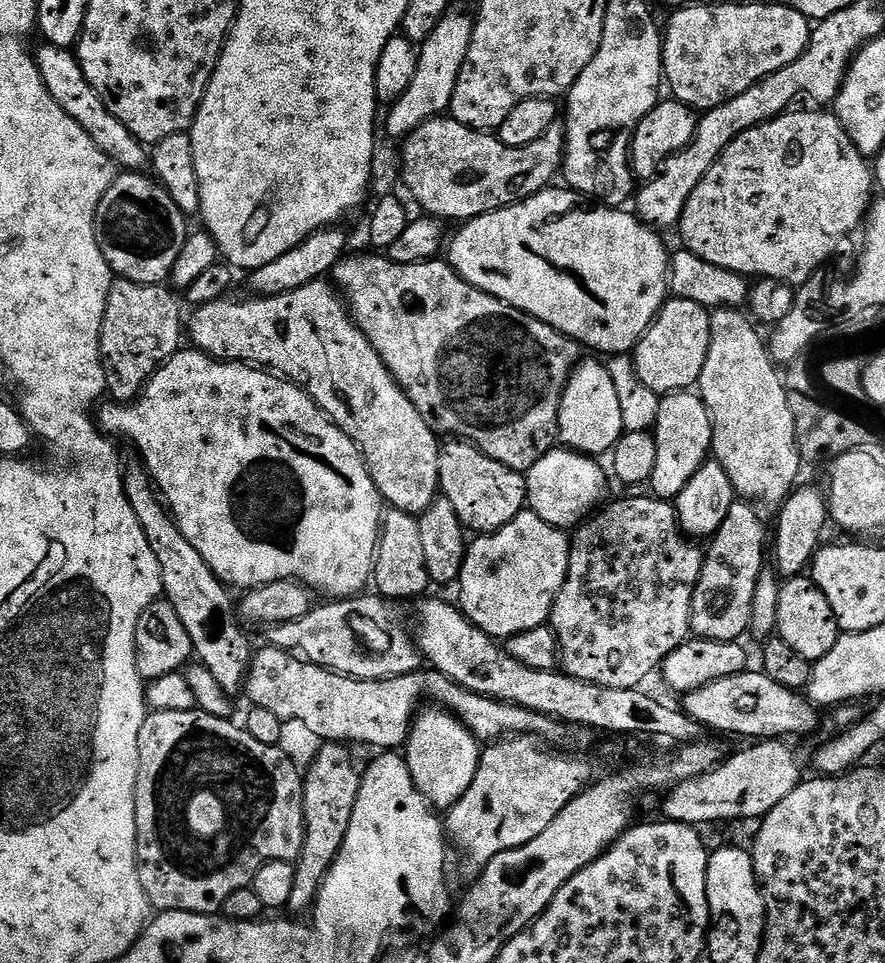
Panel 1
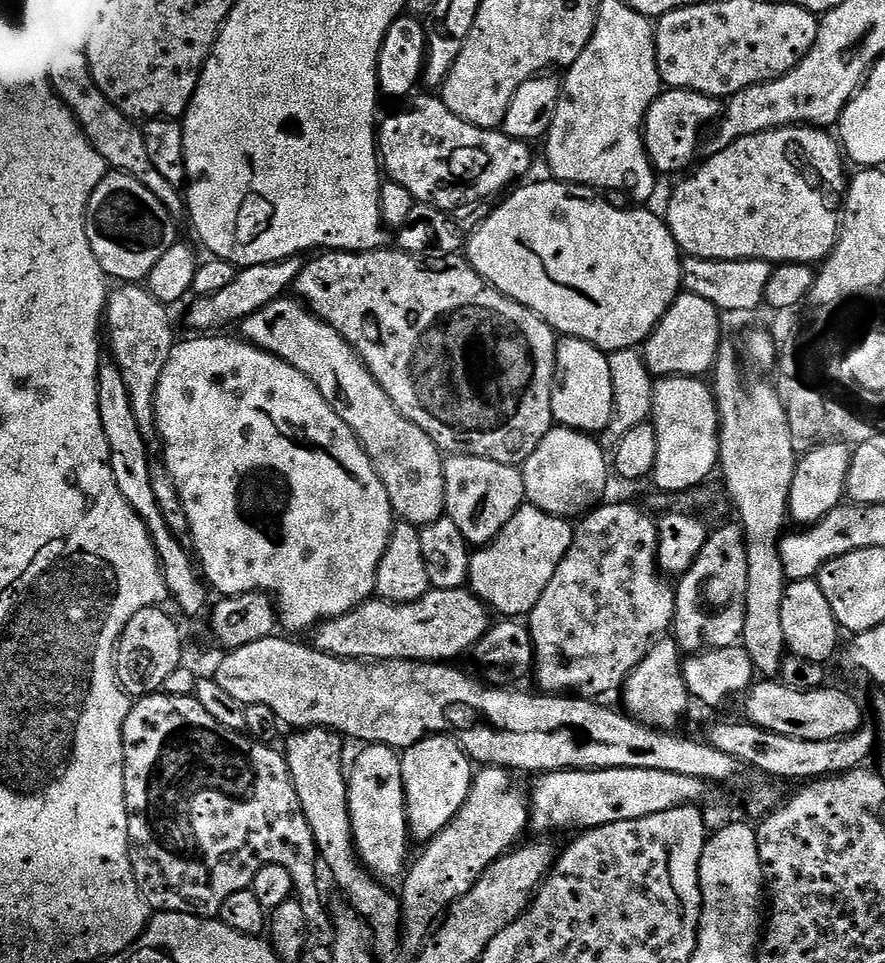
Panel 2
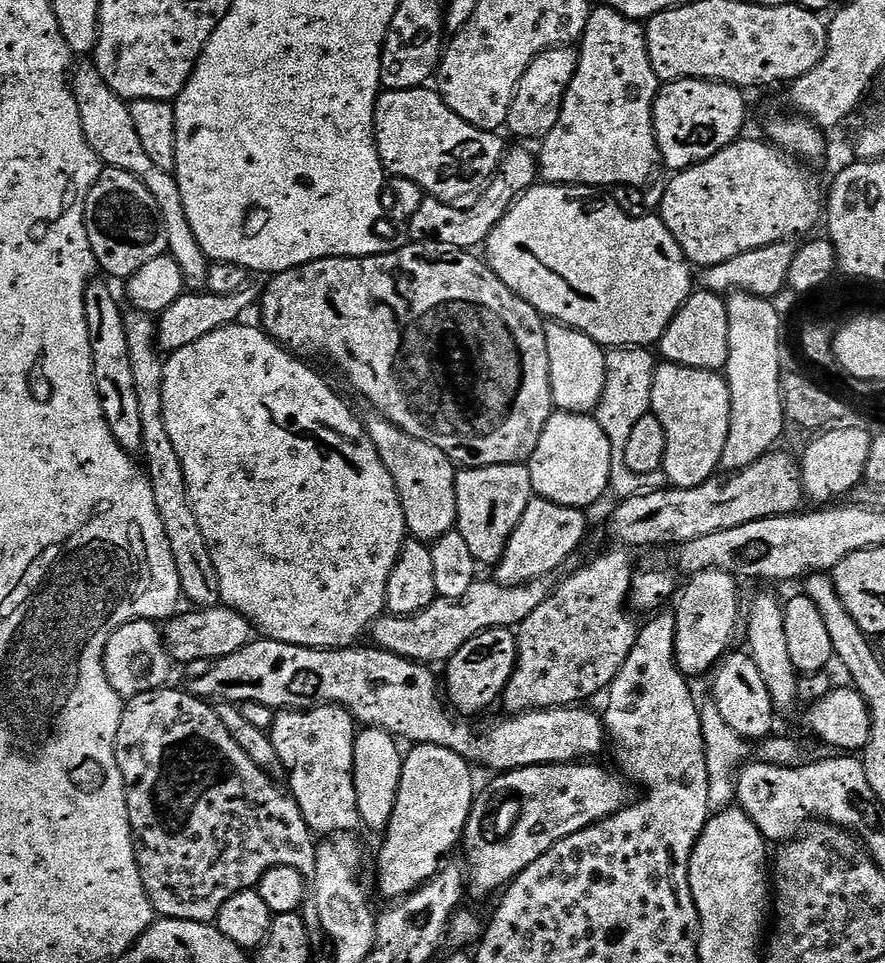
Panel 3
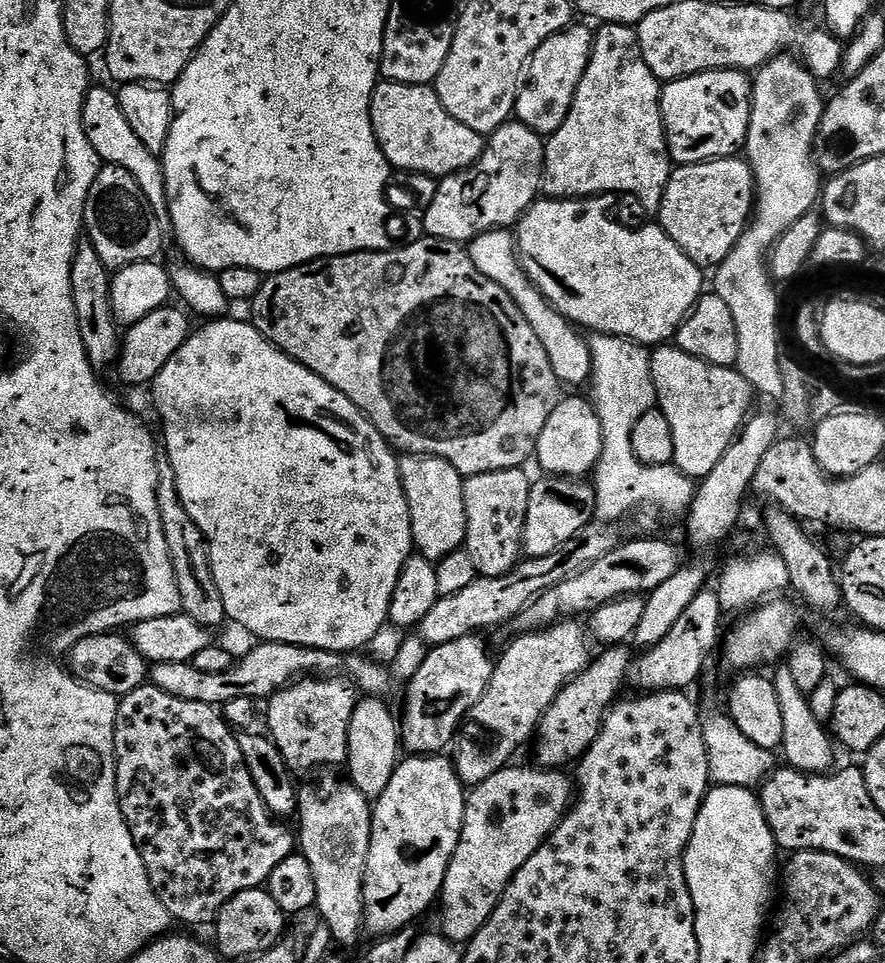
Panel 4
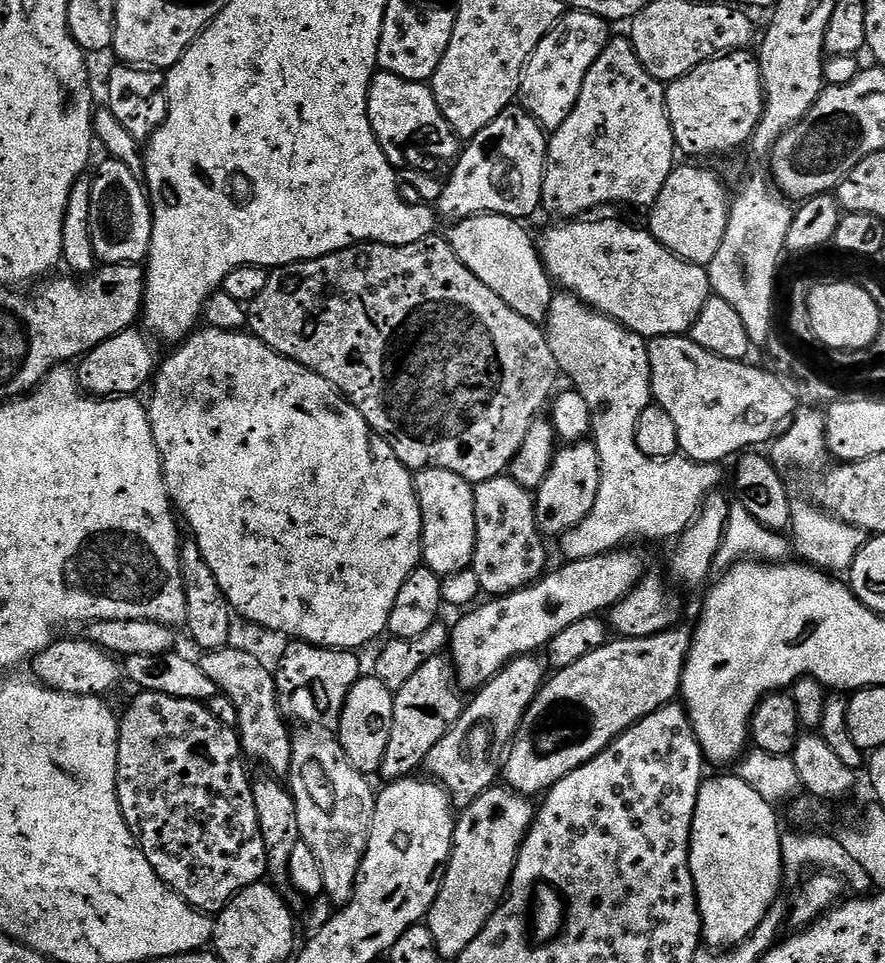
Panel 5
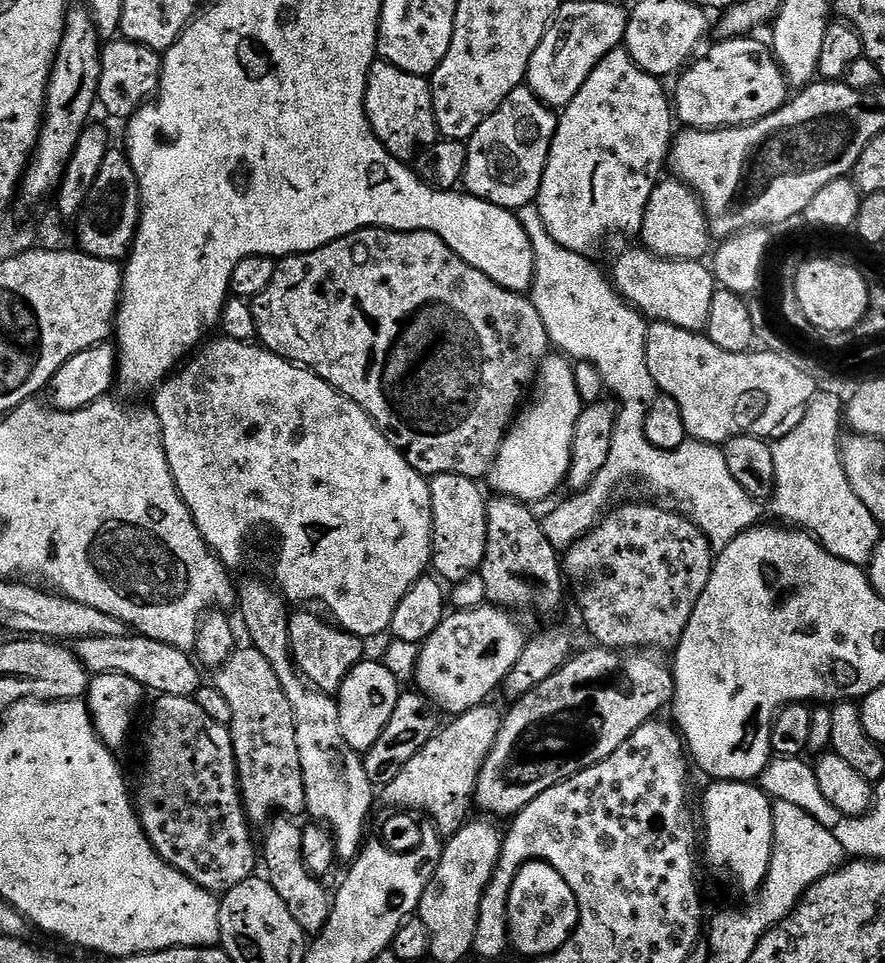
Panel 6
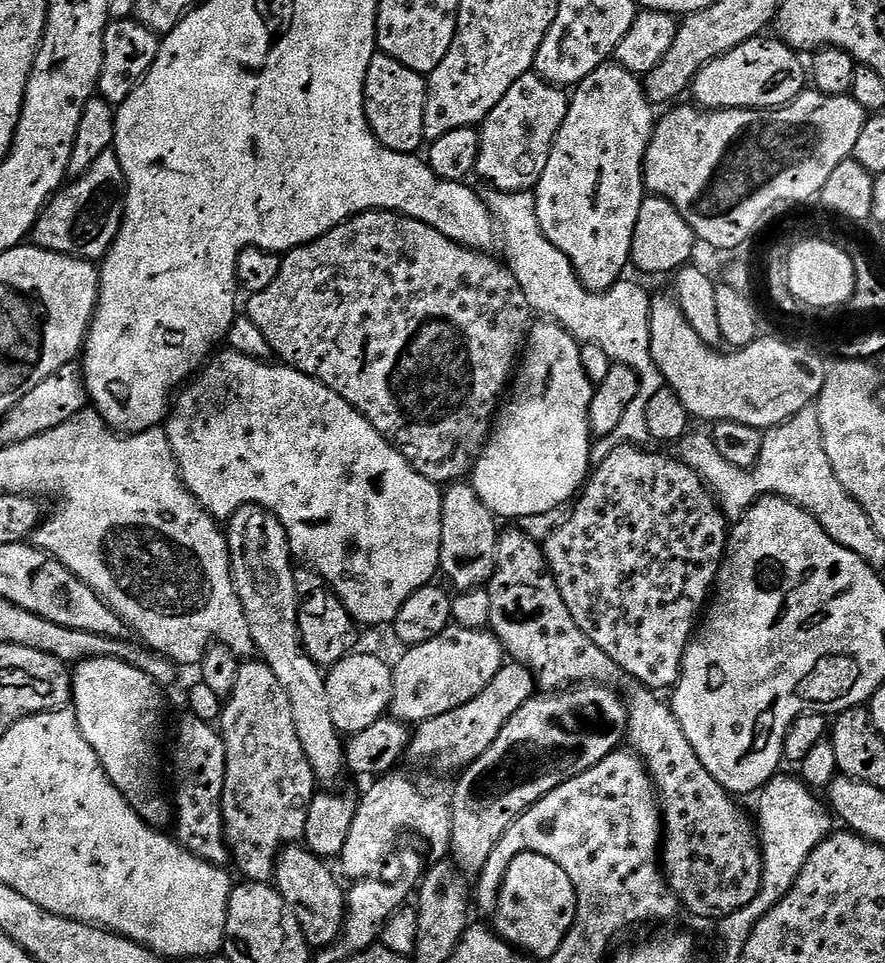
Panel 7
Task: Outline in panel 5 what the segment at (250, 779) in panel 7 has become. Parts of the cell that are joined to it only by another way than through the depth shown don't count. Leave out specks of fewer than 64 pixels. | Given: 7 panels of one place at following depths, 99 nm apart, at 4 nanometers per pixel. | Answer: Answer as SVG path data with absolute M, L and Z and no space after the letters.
M230 647L204 652L201 657L198 663L202 672L216 684L223 695L230 698L230 702L234 702L238 710L236 728L243 755L249 761L257 760L265 764L268 767L265 769L273 773L287 773L292 761L293 733L288 732L289 723L280 711L280 693L276 689L275 673L264 668L262 663L247 652Z

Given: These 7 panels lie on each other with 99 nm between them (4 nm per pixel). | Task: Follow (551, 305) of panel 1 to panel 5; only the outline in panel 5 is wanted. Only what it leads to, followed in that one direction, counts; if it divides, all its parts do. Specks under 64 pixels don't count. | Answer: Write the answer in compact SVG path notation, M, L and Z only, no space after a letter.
M572 218L567 222L553 223L556 224L553 228L545 230L544 241L539 241L544 269L554 277L555 283L575 292L588 307L595 308L603 316L614 318L639 336L685 335L691 329L694 318L698 318L702 306L706 306L710 295L707 267L678 258L643 227L631 228L616 220L588 219L592 218Z

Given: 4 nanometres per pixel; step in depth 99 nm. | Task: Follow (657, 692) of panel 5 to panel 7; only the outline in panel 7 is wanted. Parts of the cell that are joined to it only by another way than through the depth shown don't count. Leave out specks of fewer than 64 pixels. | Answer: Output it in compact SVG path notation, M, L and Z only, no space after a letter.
M581 684L568 686L559 692L537 694L527 700L502 726L502 734L494 738L490 750L482 754L476 761L459 773L460 781L456 789L450 792L452 806L452 849L451 863L456 865L465 877L479 876L482 866L486 866L486 858L490 858L490 850L506 834L512 823L527 810L531 804L538 803L550 790L562 786L562 782L570 782L570 778L578 778L586 770L598 766L602 758L621 747L622 739L628 728L628 706L619 691L603 684Z

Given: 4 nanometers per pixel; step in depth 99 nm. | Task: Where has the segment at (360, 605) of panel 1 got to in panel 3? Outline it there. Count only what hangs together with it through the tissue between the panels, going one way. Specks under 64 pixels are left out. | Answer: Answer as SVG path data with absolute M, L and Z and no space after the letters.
M480 578L470 586L470 590L466 590L466 594L462 594L462 598L457 600L437 598L433 604L426 606L426 610L413 616L393 616L391 614L381 616L370 629L371 643L377 648L384 648L387 652L405 656L407 660L436 666L439 660L440 663L447 662L454 653L462 650L462 646L466 646L466 642L470 642L470 638L474 638L486 630L491 628L515 629L526 618L530 618L530 614L534 614L534 610L538 610L538 606L542 606L542 602L546 602L546 598L552 595L553 587L553 581L548 578L531 580L528 584L497 584L495 579Z

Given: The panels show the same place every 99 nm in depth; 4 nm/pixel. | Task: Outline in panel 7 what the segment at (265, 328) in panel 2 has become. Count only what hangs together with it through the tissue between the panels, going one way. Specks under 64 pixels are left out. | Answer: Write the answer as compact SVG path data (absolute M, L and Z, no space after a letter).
M453 482L442 492L442 550L440 551L440 572L450 583L453 589L461 592L469 592L472 588L483 588L496 569L496 551L500 541L501 529L496 528L497 517L478 498L478 494L472 489L471 483Z

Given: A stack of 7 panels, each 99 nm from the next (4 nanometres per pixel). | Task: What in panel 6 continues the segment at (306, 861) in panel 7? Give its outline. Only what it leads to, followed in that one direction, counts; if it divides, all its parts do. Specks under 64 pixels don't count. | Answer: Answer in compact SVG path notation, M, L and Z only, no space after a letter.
M283 814L269 819L264 832L264 844L262 840L262 872L274 886L274 891L278 893L278 898L286 902L286 910L290 910L290 915L294 917L294 922L302 926L302 930L309 937L316 937L326 926L330 918L333 897L330 892L323 888L321 877L313 876L302 859L302 838L304 828L296 825L295 819Z

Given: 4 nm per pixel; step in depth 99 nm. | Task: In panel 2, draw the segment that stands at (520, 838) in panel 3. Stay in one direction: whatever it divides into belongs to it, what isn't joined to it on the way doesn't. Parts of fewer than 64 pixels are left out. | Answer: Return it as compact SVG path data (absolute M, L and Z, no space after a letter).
M569 768L566 772L546 772L535 777L536 785L530 791L530 828L536 832L564 832L567 828L587 830L610 826L614 822L630 822L650 818L674 810L683 804L699 805L709 785L686 774L670 774L670 770L634 770L633 768L595 768L592 772L579 772Z

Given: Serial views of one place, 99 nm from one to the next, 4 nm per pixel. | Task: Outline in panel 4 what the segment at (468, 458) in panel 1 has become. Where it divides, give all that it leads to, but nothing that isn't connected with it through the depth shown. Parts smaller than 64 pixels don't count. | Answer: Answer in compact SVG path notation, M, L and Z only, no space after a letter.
M523 467L494 470L490 474L469 476L464 482L466 538L464 548L476 567L477 577L498 578L511 572L522 559L526 510L530 506L533 481Z

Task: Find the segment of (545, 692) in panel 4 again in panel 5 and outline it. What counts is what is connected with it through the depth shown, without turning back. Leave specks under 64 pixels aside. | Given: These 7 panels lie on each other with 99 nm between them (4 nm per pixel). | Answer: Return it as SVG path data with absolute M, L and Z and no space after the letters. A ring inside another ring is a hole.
M536 654L517 656L515 660L510 660L505 668L500 669L497 676L488 681L483 688L473 695L476 696L473 700L469 699L465 703L458 722L440 739L438 746L434 746L434 750L430 750L430 754L426 754L422 765L423 771L447 790L457 809L468 808L473 800L478 799L482 793L487 792L501 779L501 761L503 761L512 739L516 737L516 731L530 706L530 702L534 702L538 690L544 684L546 679L544 668L546 669L545 661ZM476 744L484 744L484 756L479 756L475 752Z

